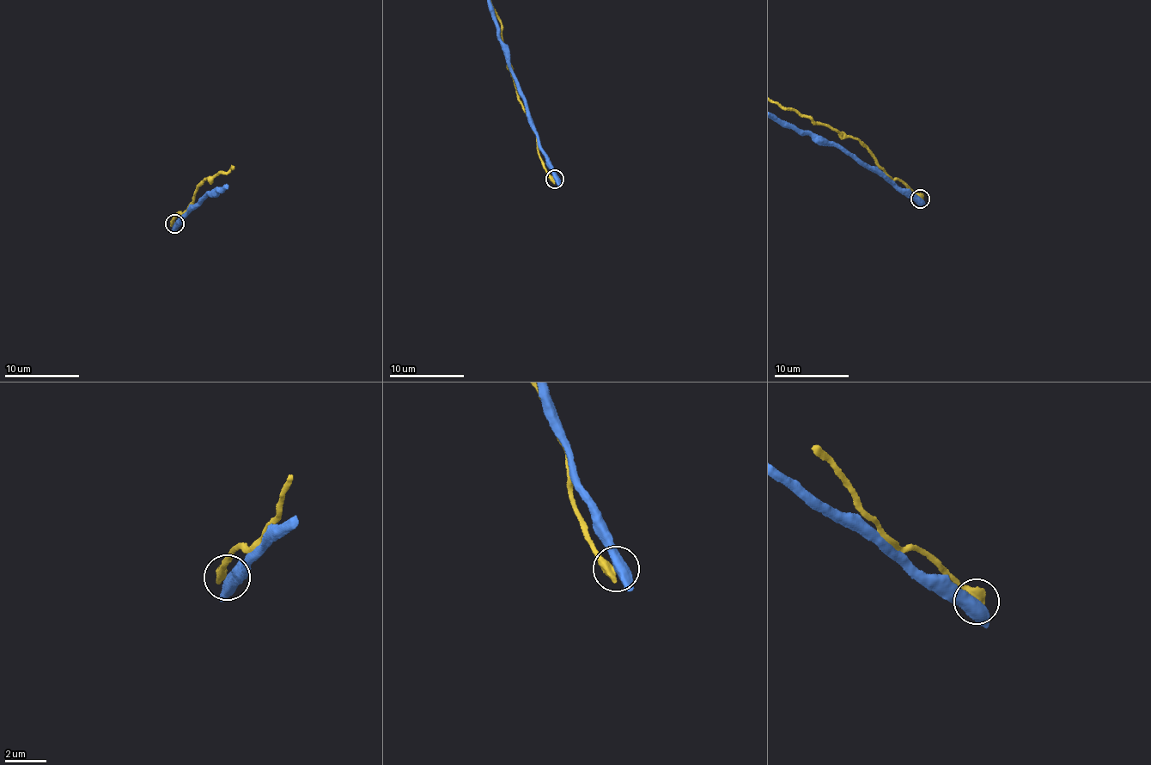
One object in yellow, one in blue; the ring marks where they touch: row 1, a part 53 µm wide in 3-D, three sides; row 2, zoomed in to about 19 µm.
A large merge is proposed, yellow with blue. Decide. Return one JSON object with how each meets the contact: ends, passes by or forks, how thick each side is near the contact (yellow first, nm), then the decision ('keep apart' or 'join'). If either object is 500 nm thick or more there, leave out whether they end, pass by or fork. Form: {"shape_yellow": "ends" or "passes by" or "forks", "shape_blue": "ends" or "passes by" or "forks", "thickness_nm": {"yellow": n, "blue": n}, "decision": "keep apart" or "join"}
{"thickness_nm": {"yellow": 550, "blue": 550}, "decision": "keep apart"}

